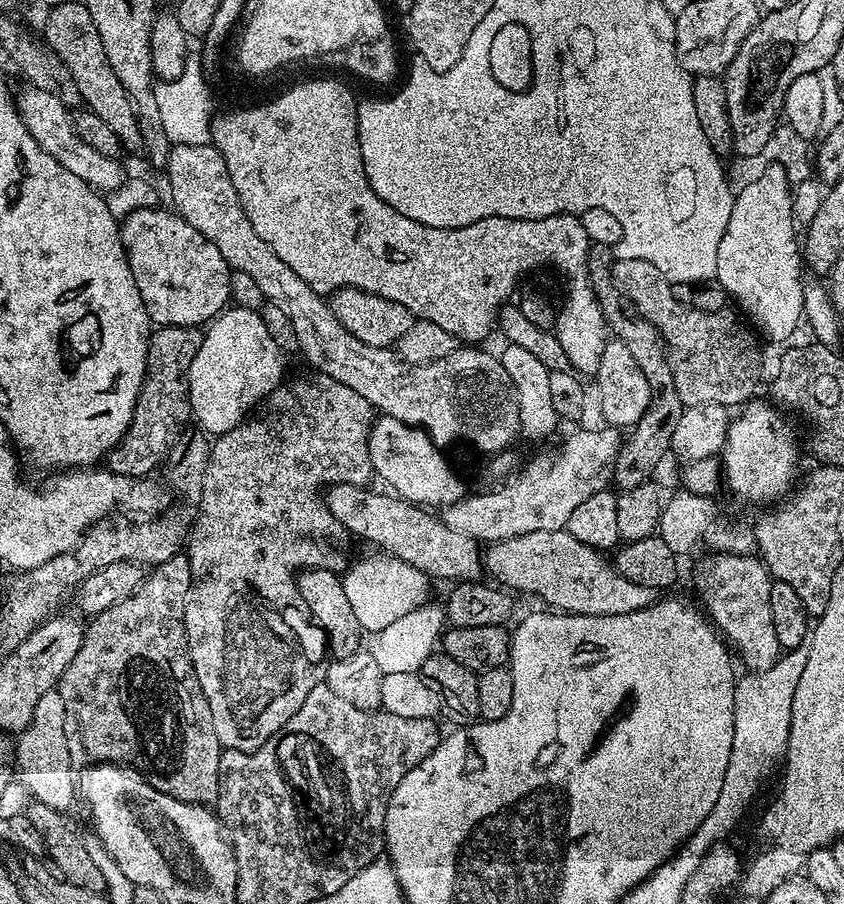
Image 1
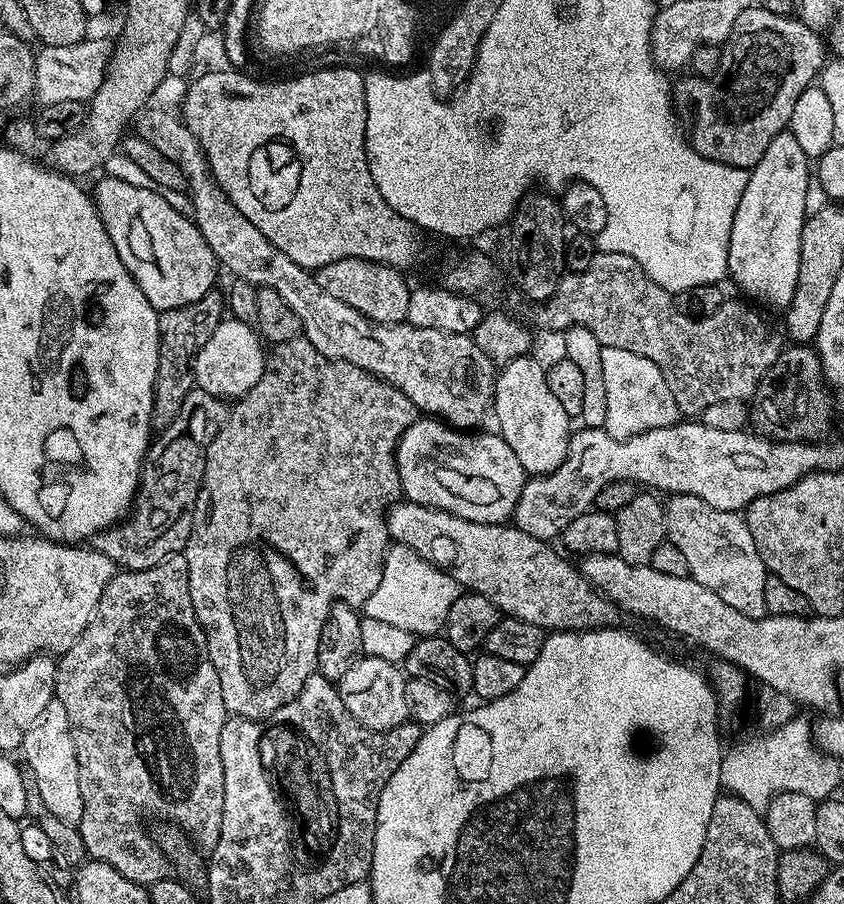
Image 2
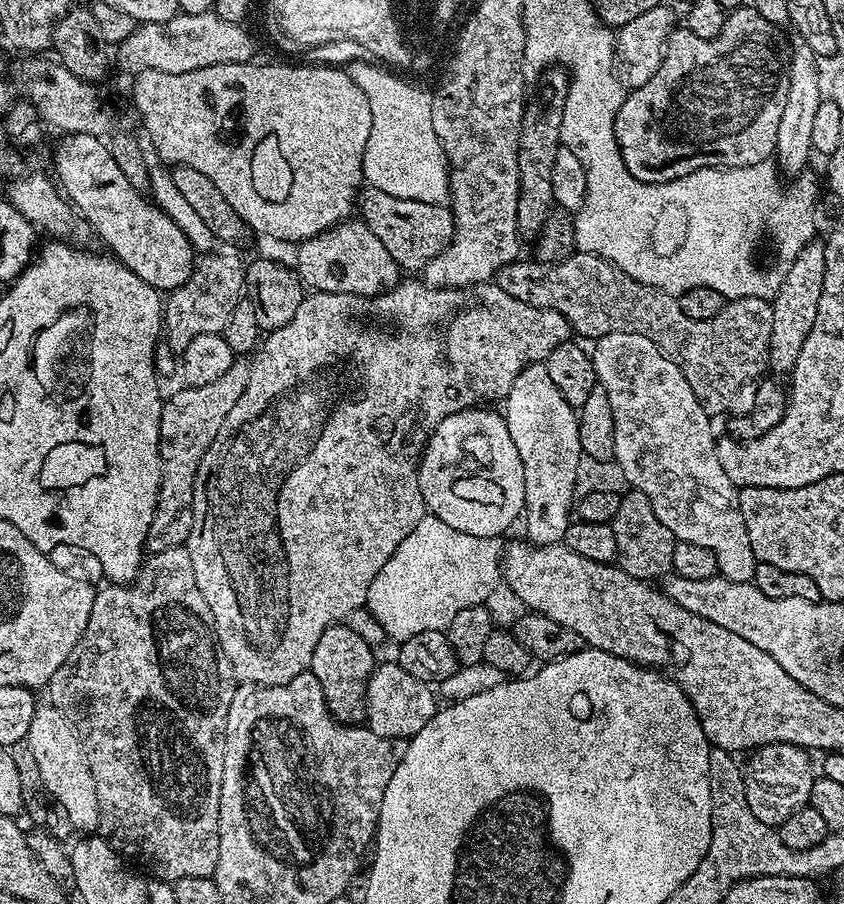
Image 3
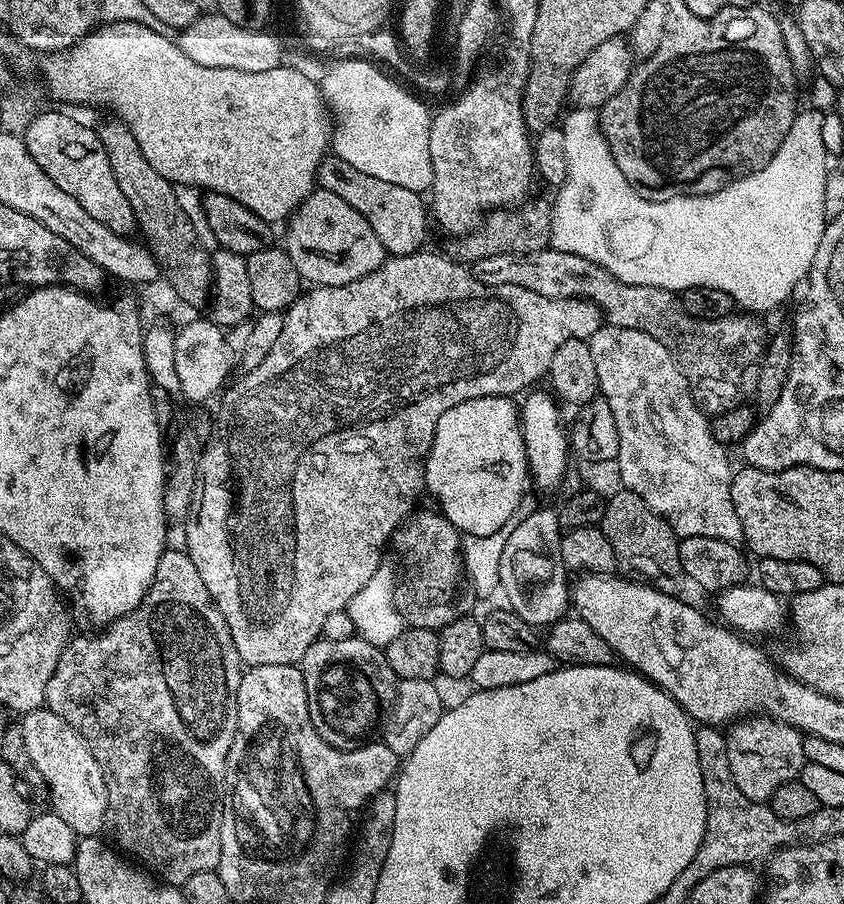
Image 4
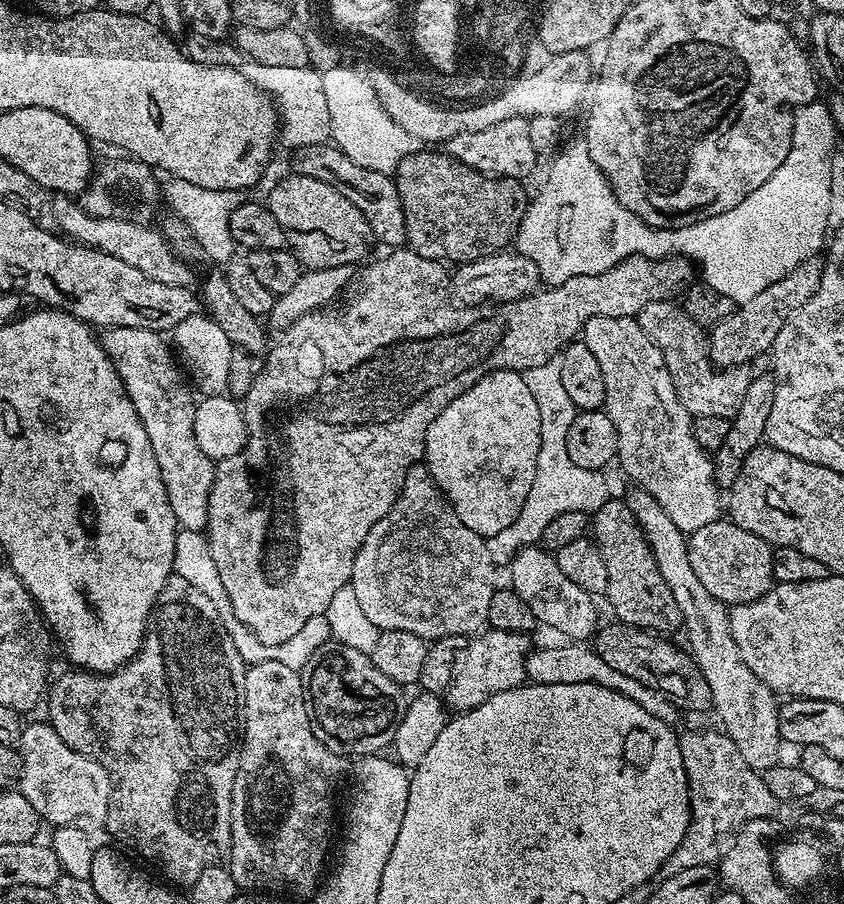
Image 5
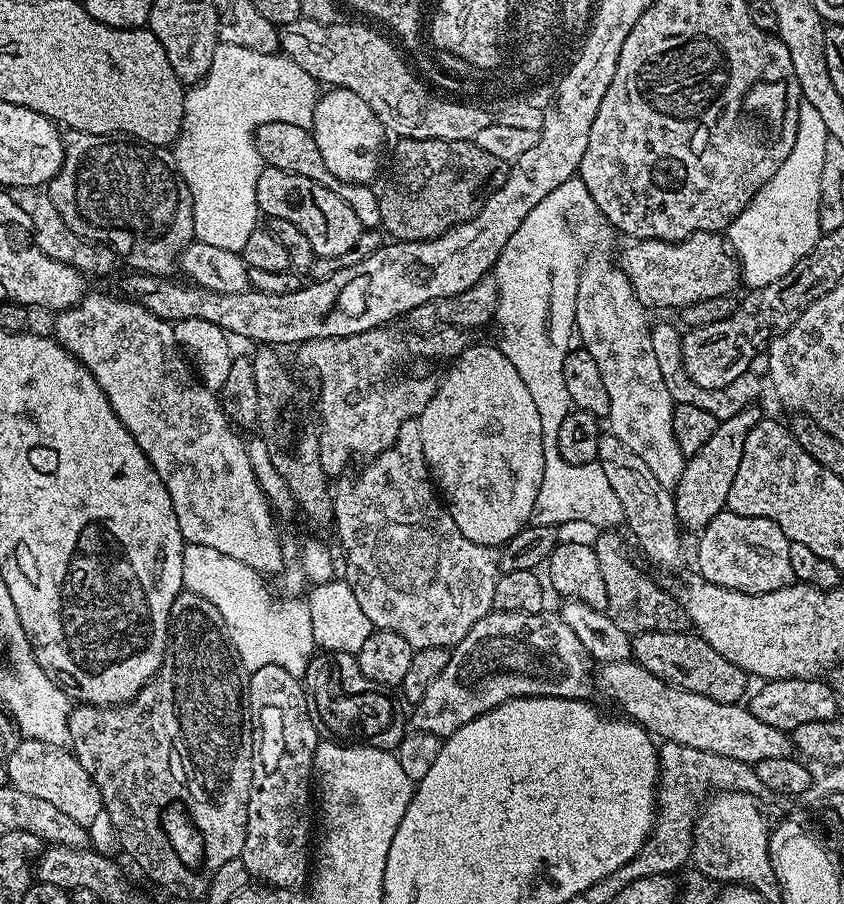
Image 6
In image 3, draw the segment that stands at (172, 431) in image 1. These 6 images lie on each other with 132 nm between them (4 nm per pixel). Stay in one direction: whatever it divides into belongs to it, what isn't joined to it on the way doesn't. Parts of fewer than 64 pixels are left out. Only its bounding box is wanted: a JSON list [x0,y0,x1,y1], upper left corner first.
[162,254,245,354]

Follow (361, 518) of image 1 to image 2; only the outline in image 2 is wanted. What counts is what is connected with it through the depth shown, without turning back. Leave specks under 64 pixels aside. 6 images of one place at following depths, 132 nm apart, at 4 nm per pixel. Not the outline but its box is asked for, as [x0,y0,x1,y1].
[386,502,617,632]

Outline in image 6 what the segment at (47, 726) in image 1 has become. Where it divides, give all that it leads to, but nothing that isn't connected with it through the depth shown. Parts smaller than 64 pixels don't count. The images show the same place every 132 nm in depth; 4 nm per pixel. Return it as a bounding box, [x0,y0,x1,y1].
[6,739,104,826]

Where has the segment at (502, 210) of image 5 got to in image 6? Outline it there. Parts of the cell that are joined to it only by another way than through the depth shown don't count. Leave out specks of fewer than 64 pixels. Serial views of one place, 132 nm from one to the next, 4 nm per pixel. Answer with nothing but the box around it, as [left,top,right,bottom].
[379,138,509,241]

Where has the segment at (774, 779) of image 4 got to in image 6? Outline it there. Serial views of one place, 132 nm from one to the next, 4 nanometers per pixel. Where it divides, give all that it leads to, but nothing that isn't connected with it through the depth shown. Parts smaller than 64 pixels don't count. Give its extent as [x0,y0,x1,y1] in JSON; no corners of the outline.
[596,434,682,564]

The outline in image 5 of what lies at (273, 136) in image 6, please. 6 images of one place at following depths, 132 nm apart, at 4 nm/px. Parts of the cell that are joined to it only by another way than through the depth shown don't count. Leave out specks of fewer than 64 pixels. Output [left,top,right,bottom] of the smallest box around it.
[291,143,406,250]

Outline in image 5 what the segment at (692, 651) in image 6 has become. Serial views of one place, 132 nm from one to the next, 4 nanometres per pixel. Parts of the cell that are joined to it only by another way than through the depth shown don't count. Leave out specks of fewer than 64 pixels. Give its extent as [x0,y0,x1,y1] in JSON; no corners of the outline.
[594,622,712,712]

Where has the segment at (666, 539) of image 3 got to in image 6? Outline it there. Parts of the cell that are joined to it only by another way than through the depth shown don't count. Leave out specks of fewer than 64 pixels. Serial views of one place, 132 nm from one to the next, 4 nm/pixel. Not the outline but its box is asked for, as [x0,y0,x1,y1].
[594,530,689,634]

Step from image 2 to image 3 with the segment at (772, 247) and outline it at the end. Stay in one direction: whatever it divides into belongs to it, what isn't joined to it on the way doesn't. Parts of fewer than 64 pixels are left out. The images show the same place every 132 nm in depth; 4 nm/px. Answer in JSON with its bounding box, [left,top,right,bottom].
[775,39,822,174]

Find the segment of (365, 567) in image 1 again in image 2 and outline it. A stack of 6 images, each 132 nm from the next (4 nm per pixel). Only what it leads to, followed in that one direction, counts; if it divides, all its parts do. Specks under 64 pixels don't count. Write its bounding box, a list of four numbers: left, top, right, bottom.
[362,544,461,637]

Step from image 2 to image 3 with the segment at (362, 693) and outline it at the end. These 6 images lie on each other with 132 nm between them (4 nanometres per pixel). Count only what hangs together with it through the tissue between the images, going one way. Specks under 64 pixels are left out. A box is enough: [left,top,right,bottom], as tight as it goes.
[366,662,438,742]

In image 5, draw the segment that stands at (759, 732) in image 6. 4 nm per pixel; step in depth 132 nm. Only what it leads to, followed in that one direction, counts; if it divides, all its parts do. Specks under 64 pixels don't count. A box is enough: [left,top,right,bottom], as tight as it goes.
[524,642,678,721]

